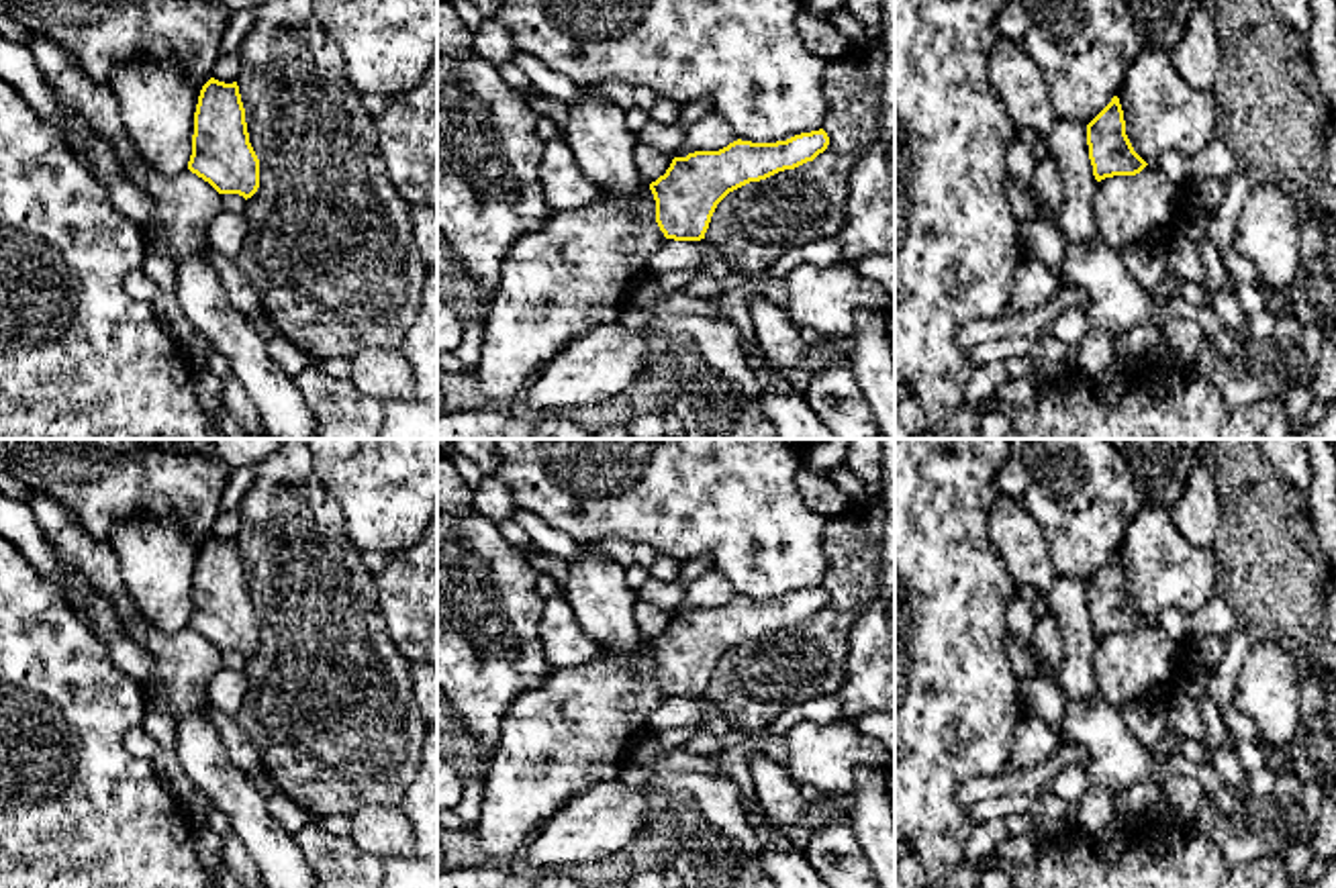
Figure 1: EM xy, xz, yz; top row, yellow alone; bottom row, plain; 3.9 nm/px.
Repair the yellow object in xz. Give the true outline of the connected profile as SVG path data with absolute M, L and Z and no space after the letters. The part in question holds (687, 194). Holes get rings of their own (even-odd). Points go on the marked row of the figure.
M823 129L776 143L733 141L719 151L674 157L650 184L666 239L701 241L717 204L733 190L813 161L829 145Z

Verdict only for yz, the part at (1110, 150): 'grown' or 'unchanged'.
unchanged

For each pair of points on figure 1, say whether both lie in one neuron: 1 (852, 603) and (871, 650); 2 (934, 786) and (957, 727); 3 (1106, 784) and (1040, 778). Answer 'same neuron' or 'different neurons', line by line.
1: different neurons
2: same neuron
3: different neurons

